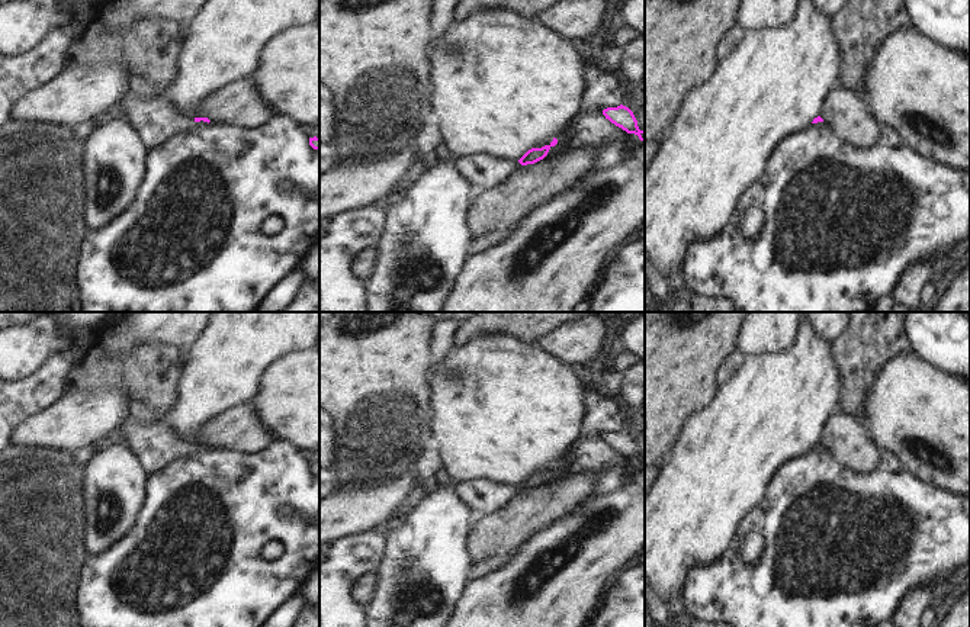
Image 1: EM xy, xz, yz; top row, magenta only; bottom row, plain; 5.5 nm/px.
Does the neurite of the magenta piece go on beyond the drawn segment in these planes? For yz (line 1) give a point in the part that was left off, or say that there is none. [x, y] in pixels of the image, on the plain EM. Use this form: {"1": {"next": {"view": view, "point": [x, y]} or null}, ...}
{"1": {"next": null}}

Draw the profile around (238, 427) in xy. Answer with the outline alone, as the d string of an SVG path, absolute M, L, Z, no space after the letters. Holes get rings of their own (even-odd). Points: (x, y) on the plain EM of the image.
M241 402L211 419L193 443L211 447L227 447L240 451L258 451L273 438L269 428L257 417L251 402Z

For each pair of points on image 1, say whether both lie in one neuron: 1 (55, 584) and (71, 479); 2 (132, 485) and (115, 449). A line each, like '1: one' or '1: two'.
1: one
2: one

